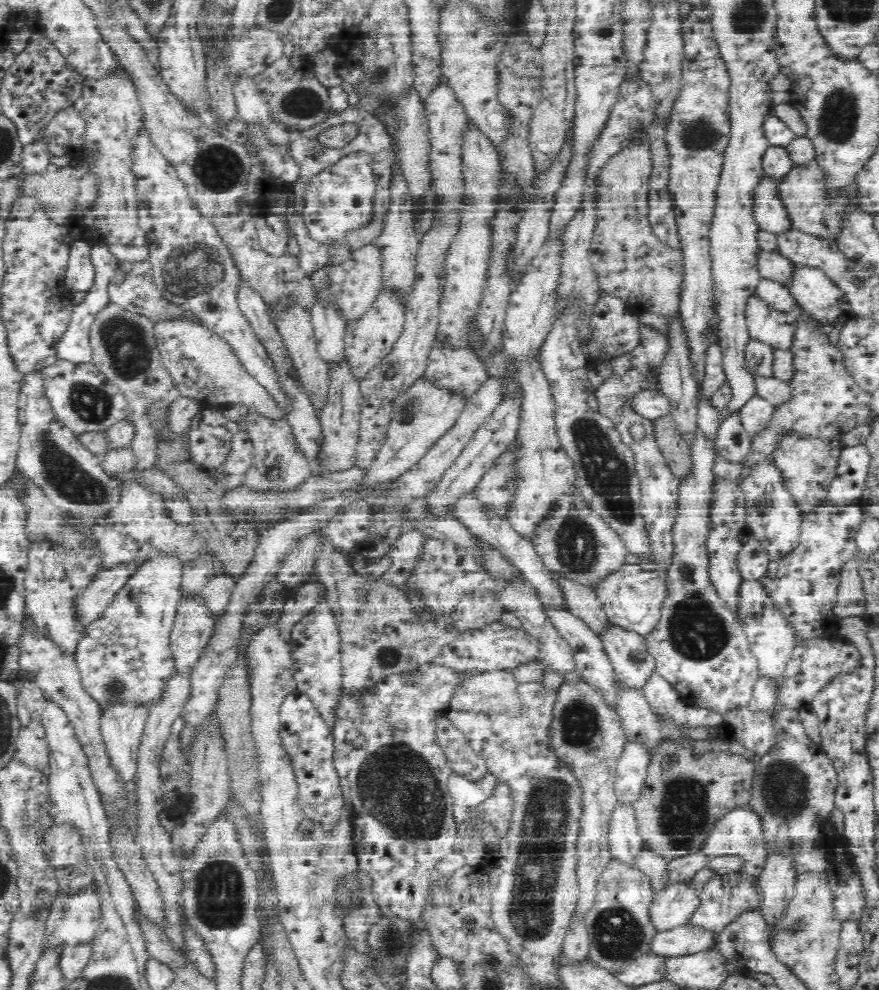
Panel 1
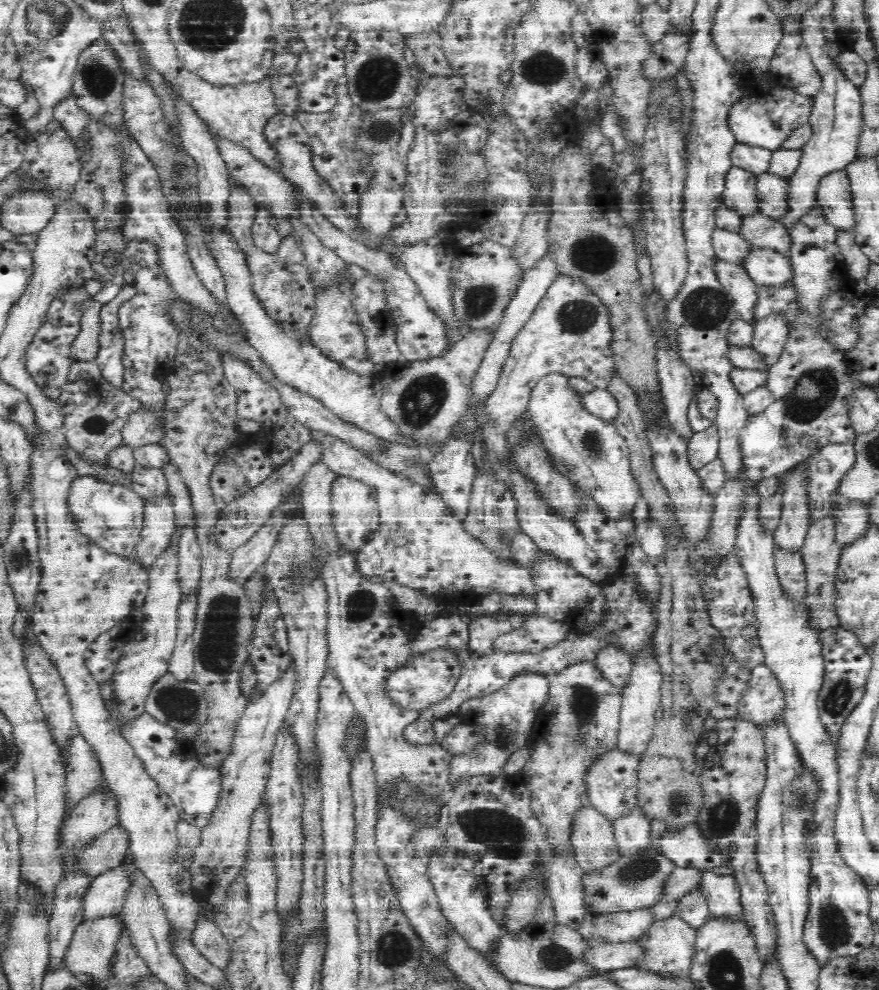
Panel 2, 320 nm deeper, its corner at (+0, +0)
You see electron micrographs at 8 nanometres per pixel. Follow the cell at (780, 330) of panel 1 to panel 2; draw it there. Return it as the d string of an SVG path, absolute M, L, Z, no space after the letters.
M724 261L718 262L715 271L718 272L720 283L731 294L739 319L754 324L759 287L752 281L749 272L743 266Z

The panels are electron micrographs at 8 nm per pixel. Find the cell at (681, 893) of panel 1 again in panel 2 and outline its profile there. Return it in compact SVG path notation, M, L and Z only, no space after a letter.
M638 907L602 915L597 919L590 917L579 926L579 931L586 939L592 939L599 934L608 943L624 942L646 934L656 921L651 907Z

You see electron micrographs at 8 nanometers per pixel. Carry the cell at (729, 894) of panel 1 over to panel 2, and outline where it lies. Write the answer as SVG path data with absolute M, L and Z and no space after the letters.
M701 886L693 888L688 894L679 898L674 915L696 930L701 929L712 920L708 898L703 894Z

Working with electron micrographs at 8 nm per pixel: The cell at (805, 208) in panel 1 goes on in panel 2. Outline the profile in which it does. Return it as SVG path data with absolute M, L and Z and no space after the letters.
M773 172L757 175L757 195L760 212L774 220L782 220L791 209L789 177Z

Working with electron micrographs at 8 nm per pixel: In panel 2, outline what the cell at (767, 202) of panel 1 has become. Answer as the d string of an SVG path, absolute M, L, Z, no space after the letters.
M733 166L727 174L723 204L744 217L761 213L757 195L757 175Z

